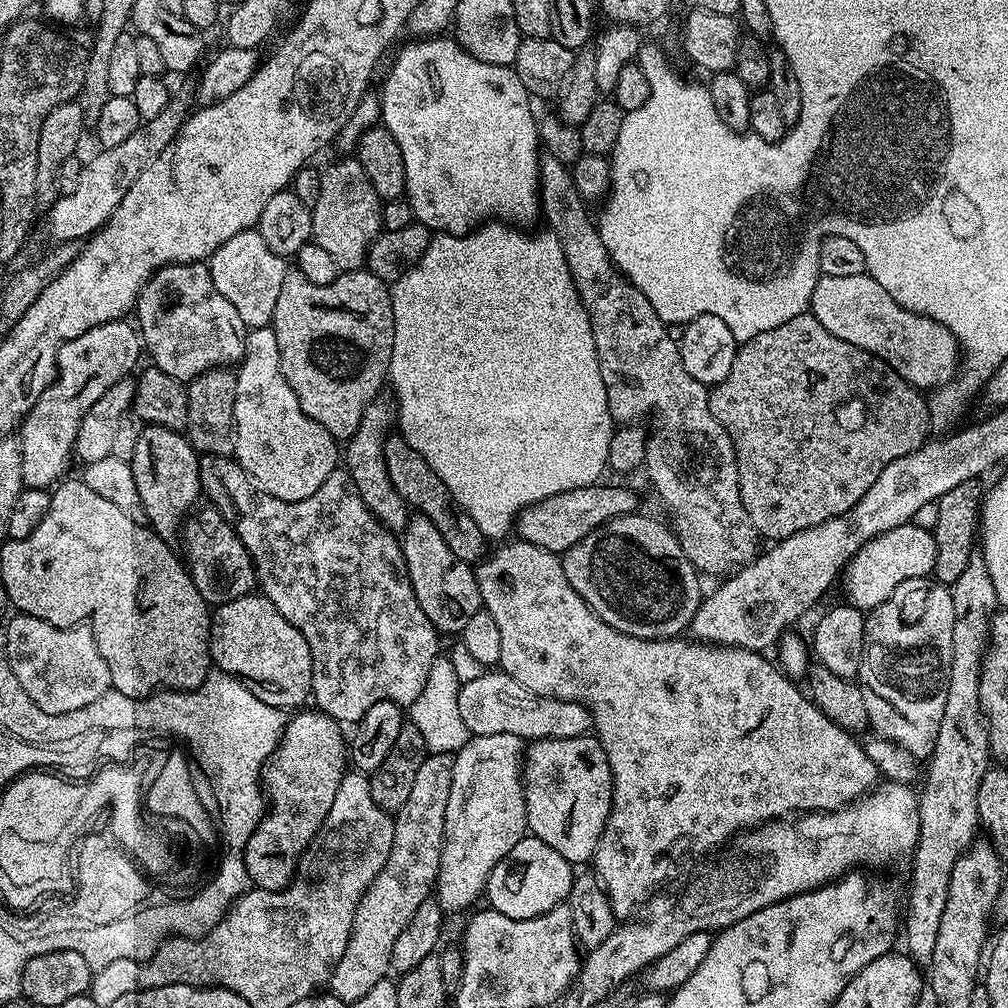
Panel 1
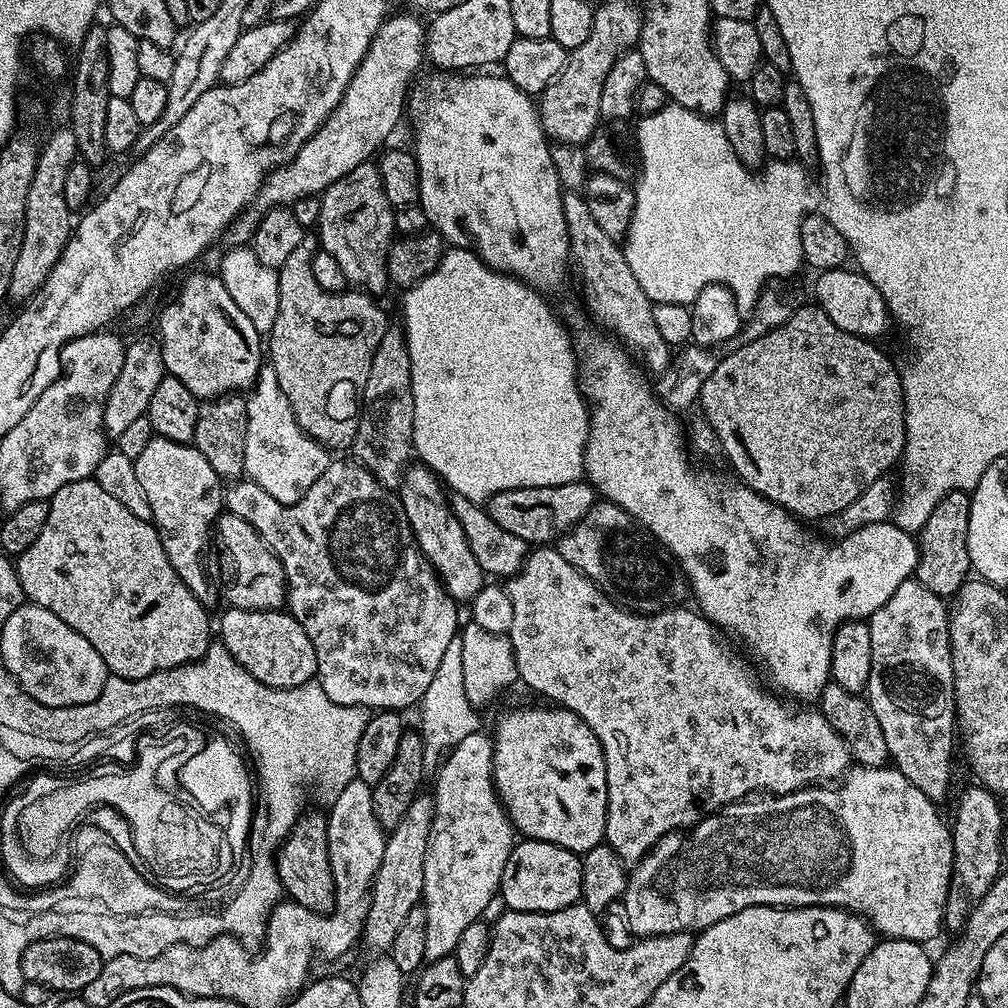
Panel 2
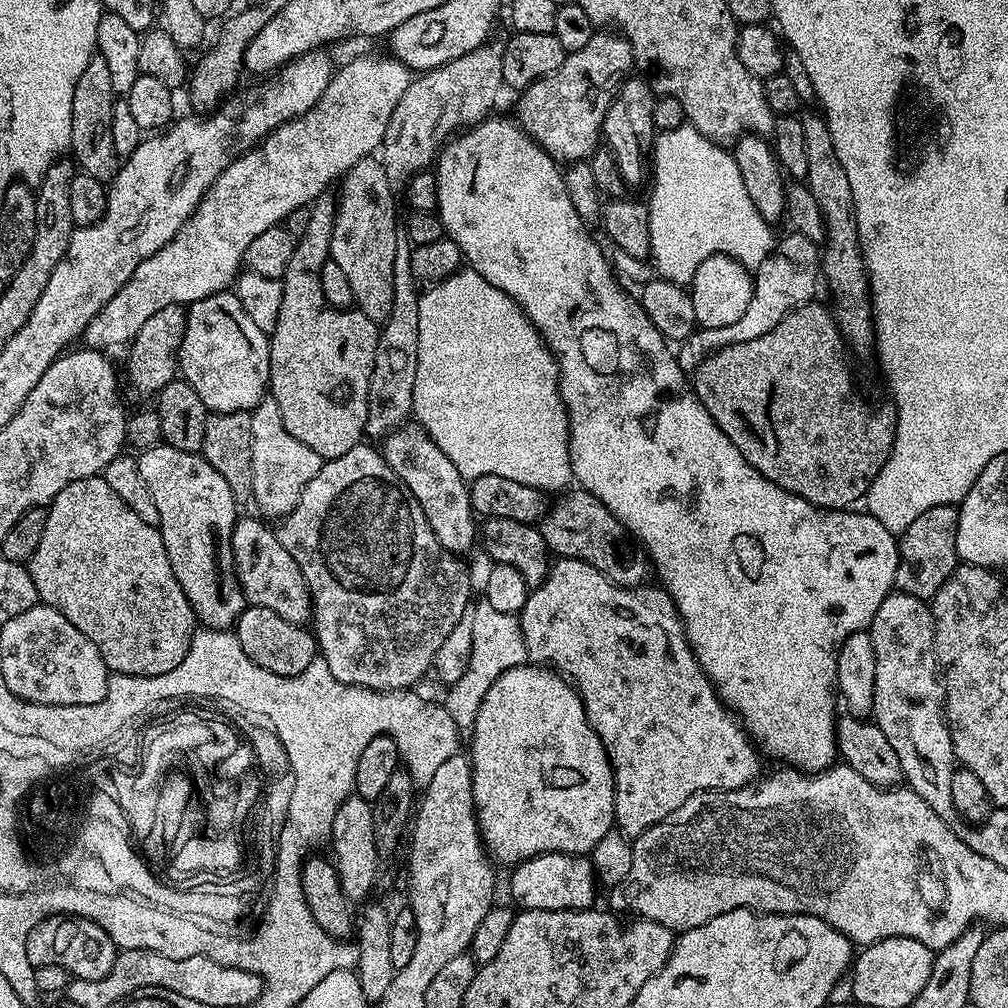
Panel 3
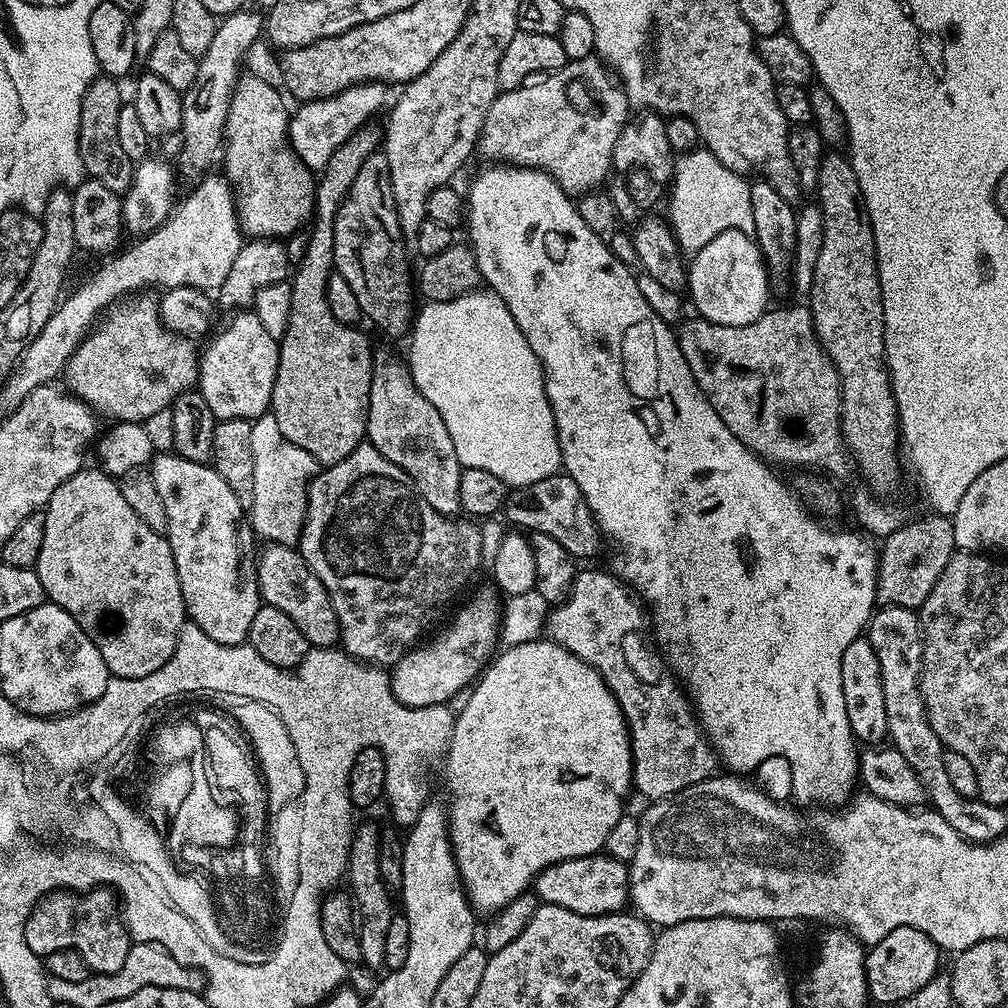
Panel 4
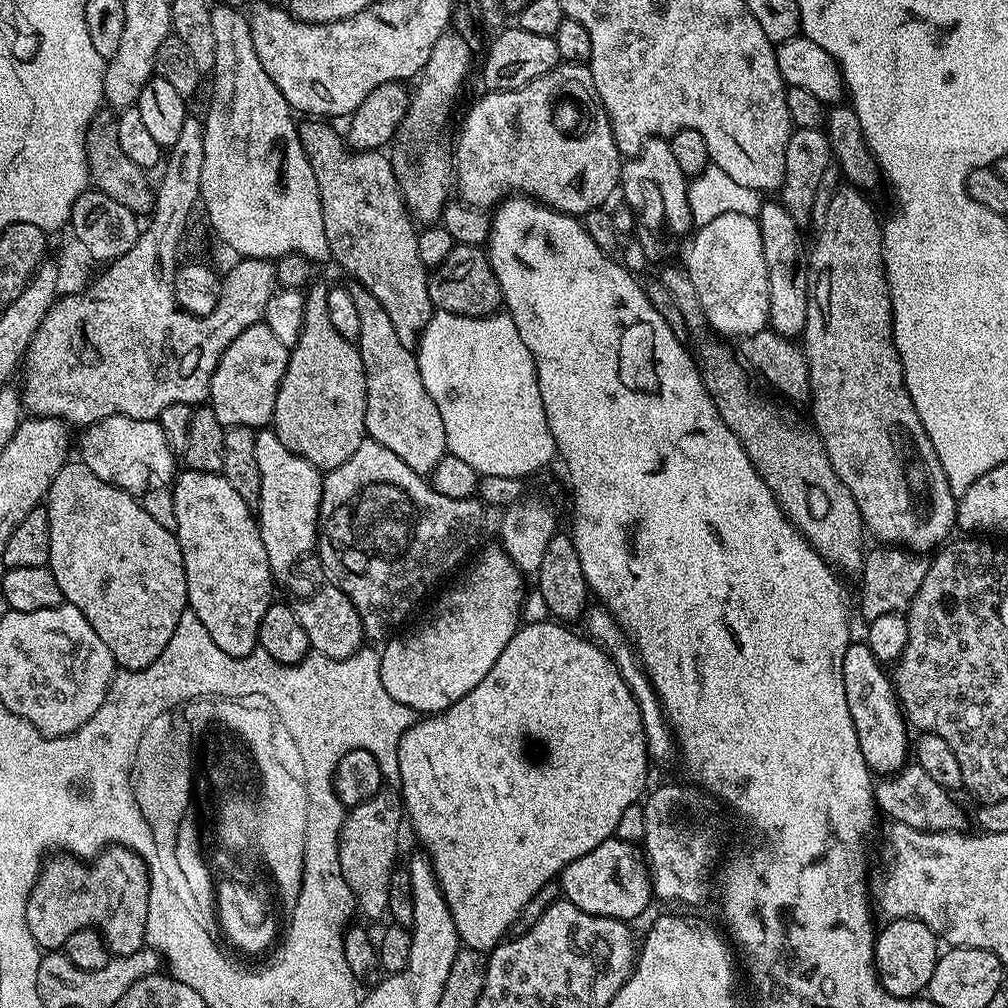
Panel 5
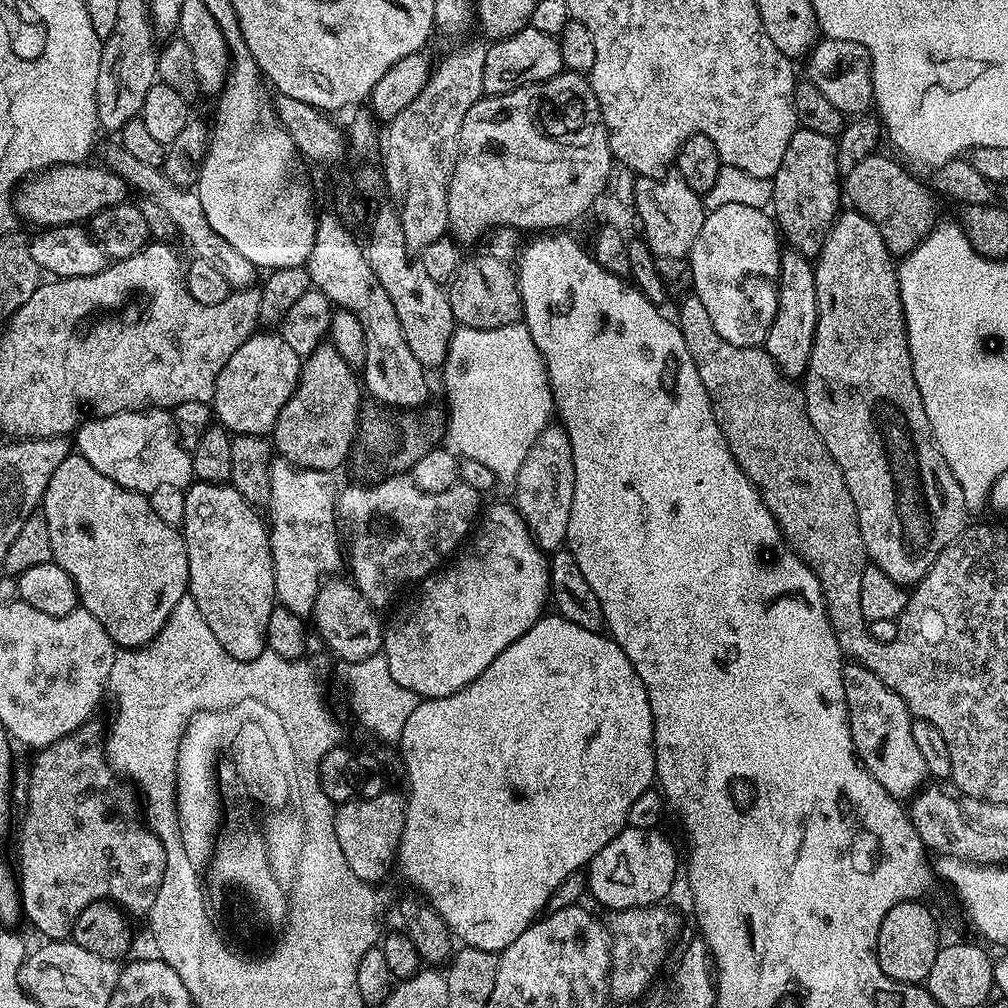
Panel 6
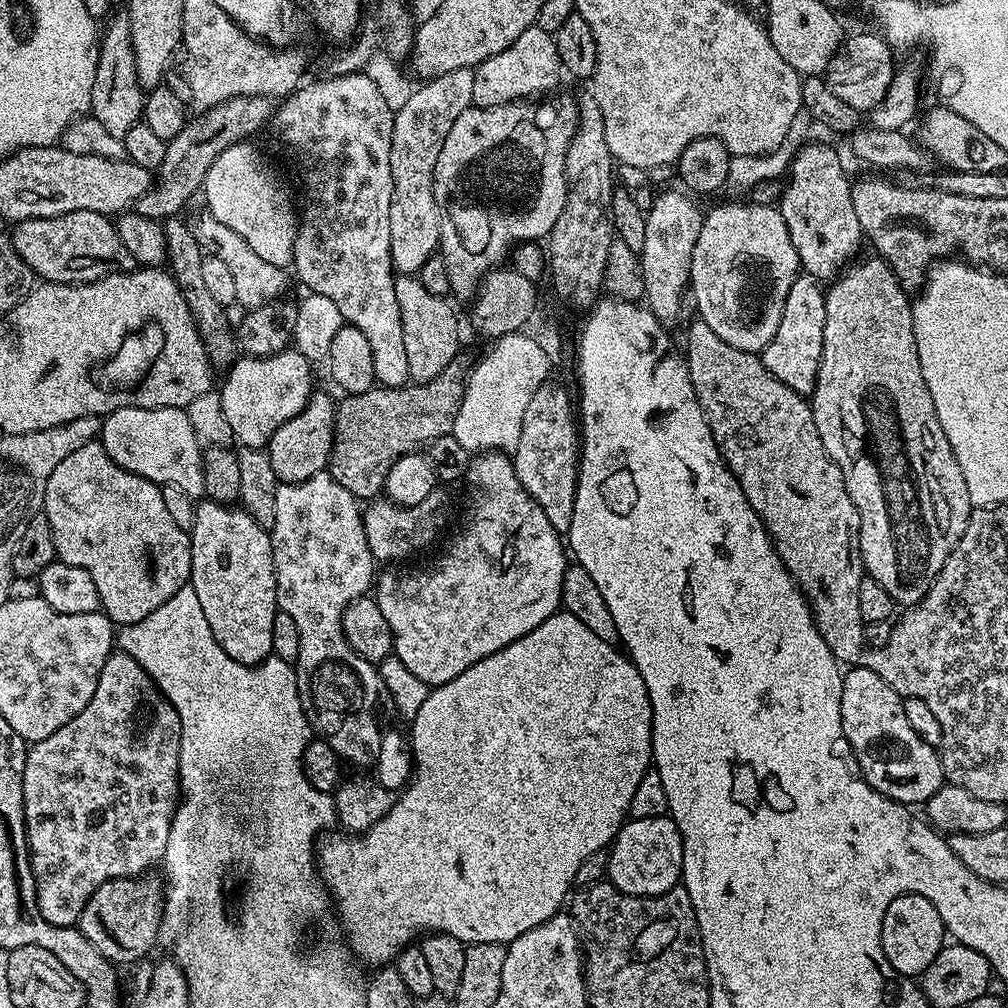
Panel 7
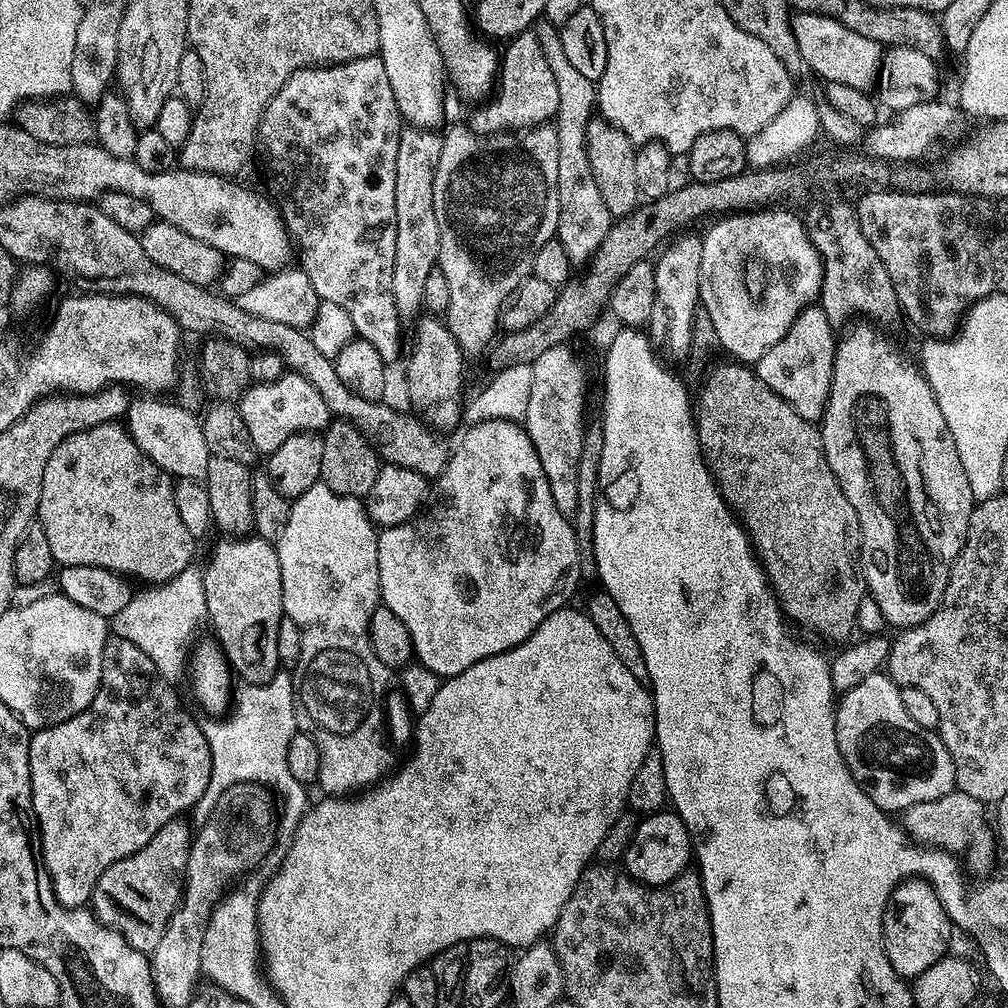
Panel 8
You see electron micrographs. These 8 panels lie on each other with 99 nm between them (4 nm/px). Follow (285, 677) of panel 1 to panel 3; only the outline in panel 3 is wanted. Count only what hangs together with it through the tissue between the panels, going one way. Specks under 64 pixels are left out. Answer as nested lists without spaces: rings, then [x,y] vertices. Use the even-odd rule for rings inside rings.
[[[262,606],[245,607],[243,614],[236,620],[234,631],[242,650],[246,650],[246,658],[258,662],[262,670],[270,670],[270,674],[297,676],[318,658],[316,637],[307,627],[286,622],[286,618]]]

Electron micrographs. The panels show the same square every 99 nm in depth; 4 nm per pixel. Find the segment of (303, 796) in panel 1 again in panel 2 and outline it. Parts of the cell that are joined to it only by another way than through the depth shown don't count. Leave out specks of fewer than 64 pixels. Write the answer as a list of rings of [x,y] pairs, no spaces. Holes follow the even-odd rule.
[[[301,811],[300,817],[292,825],[292,829],[284,838],[284,844],[275,857],[276,876],[280,879],[280,887],[286,893],[289,901],[306,906],[311,912],[323,912],[325,914],[336,907],[336,884],[332,878],[332,863],[328,858],[328,817],[323,811]]]

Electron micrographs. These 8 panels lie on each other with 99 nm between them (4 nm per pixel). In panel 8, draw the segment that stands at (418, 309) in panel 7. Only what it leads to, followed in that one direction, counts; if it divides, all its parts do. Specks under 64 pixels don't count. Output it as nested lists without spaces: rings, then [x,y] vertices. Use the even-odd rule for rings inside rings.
[[[421,315],[415,324],[416,329],[412,332],[412,353],[409,354],[408,365],[404,368],[408,392],[412,395],[412,404],[417,408],[415,411],[419,419],[437,433],[448,434],[451,428],[459,426],[460,420],[462,424],[462,400],[460,404],[459,396],[464,388],[466,353],[439,315]]]

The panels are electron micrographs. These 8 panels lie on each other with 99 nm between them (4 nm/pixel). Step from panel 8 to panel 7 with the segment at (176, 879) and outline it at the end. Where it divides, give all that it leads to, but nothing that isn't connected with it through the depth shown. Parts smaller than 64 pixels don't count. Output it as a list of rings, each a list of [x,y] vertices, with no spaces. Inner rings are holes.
[[[148,874],[143,876],[123,876],[117,880],[102,882],[102,886],[98,886],[98,890],[94,890],[94,894],[90,894],[90,898],[80,915],[78,927],[81,934],[86,938],[86,942],[90,942],[90,946],[94,946],[94,950],[98,950],[98,954],[102,954],[117,966],[132,964],[135,960],[142,959],[155,946],[160,932],[162,936],[166,892],[161,881],[159,884],[158,881],[151,880],[150,877],[151,875]]]

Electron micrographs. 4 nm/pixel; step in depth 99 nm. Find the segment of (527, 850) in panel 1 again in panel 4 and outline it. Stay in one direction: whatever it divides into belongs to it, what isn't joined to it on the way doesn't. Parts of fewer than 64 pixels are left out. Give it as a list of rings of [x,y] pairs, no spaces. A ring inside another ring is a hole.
[[[607,854],[570,858],[542,870],[535,878],[534,892],[546,904],[562,906],[583,916],[606,916],[629,903],[629,865]]]

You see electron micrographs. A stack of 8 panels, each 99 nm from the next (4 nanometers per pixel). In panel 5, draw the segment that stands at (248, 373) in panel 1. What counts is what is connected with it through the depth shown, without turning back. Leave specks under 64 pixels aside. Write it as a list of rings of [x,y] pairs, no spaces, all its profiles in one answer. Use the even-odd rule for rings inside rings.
[[[274,430],[256,432],[254,458],[258,458],[258,478],[260,479],[260,497],[255,515],[258,517],[262,546],[266,546],[266,558],[272,567],[272,575],[277,581],[284,580],[296,568],[296,563],[316,546],[316,537],[320,531],[320,503],[324,489],[324,476],[321,469],[315,468],[306,458],[286,450],[282,438]]]

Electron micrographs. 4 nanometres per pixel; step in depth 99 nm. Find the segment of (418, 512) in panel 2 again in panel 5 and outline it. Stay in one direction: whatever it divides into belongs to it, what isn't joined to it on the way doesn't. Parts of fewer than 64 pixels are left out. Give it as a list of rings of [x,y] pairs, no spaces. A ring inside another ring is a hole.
[[[359,286],[353,287],[351,294],[354,306],[358,306],[358,319],[362,321],[358,347],[362,354],[362,366],[366,370],[368,397],[364,431],[367,439],[398,454],[410,470],[431,474],[448,452],[446,426],[442,426],[442,414],[438,414],[434,398],[430,398],[430,394],[426,394],[426,386],[422,386],[415,351],[398,342],[394,322],[390,322],[390,314],[382,310],[374,294]]]

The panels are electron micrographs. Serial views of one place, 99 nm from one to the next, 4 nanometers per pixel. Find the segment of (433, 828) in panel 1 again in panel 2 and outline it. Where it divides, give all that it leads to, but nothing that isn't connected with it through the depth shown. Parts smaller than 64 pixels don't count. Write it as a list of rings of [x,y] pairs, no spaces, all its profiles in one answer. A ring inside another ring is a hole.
[[[421,794],[414,798],[414,802],[410,802],[410,810],[402,814],[402,822],[398,822],[398,826],[387,833],[382,862],[372,883],[372,895],[368,901],[368,913],[362,933],[362,944],[373,948],[373,953],[384,954],[391,949],[394,934],[398,934],[406,914],[410,914],[410,910],[421,903],[424,894],[426,846],[433,818],[434,799],[431,795]]]

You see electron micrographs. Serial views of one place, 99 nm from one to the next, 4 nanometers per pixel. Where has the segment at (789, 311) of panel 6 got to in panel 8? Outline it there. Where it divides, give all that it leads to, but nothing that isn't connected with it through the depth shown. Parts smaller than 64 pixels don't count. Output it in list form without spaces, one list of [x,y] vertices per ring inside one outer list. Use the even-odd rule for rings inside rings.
[[[819,306],[803,308],[796,321],[790,326],[790,330],[786,330],[782,339],[775,346],[770,346],[770,350],[766,350],[766,354],[762,354],[762,358],[754,365],[758,378],[762,378],[762,382],[766,382],[766,386],[770,386],[770,390],[774,390],[774,394],[778,394],[783,400],[790,402],[790,406],[794,406],[794,410],[798,410],[798,414],[802,414],[802,418],[813,422],[824,419],[824,407],[828,404],[830,378],[838,339],[837,333],[832,332],[835,332],[834,325],[830,322],[830,318],[826,318],[826,314]]]

